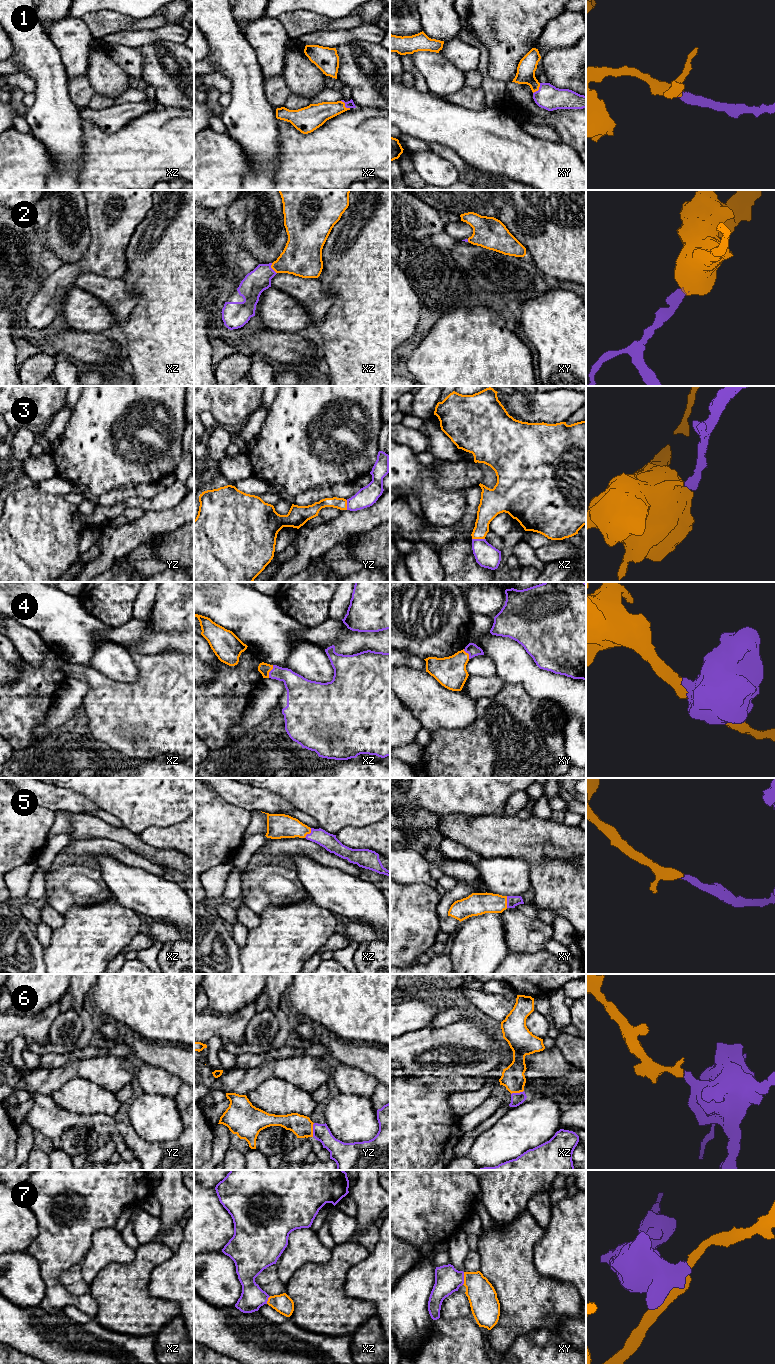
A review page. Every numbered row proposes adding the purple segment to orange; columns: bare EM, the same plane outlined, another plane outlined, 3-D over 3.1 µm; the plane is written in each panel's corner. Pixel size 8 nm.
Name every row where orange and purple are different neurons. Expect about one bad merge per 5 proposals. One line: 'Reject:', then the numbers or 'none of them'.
Reject: none of them

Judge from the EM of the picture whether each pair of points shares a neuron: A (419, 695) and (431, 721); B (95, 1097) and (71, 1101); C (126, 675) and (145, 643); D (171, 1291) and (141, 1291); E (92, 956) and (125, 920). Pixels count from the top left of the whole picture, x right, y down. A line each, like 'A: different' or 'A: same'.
A: same
B: same
C: different
D: different
E: same

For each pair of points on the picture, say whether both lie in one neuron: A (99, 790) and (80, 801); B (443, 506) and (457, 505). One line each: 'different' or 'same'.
A: different
B: same

